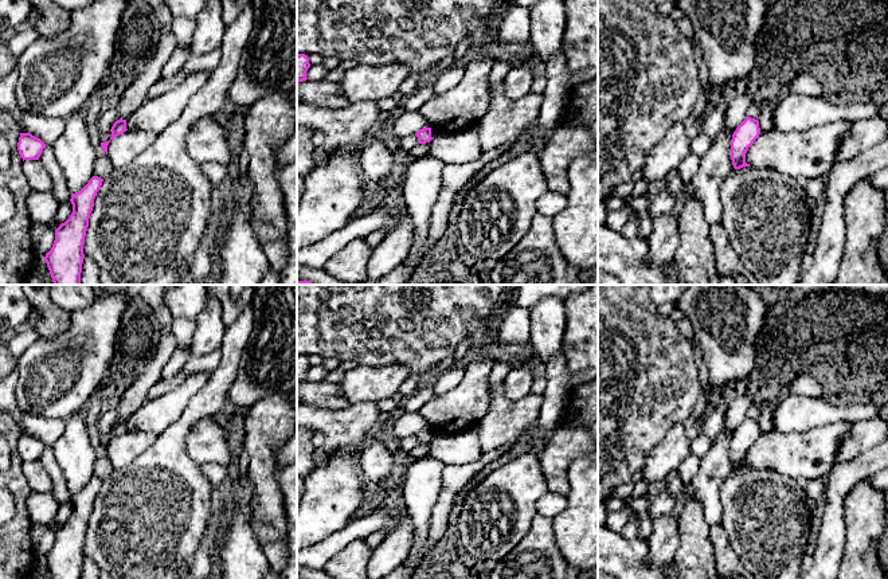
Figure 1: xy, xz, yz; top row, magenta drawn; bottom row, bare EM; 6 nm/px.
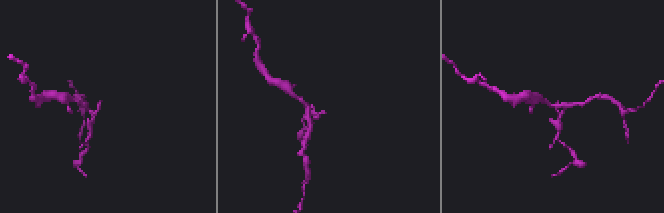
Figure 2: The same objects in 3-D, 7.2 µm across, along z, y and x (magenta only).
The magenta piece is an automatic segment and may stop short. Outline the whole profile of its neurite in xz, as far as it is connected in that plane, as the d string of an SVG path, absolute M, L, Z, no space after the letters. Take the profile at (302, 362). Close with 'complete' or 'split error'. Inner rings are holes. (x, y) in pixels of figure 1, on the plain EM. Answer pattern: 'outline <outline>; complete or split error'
outline M297 355L297 382L306 382L306 372L310 368L309 359L305 355Z; complete

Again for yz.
outline M748 416L736 429L731 441L731 461L735 470L750 467L750 465L746 463L746 454L759 435L759 422Z; complete

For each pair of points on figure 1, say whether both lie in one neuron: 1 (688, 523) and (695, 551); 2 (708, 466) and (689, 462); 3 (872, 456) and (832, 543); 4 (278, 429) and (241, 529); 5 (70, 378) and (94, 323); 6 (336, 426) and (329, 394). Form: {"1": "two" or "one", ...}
{"1": "one", "2": "two", "3": "one", "4": "two", "5": "one", "6": "two"}

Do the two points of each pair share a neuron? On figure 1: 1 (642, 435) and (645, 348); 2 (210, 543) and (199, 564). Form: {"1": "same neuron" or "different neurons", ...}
{"1": "same neuron", "2": "same neuron"}

